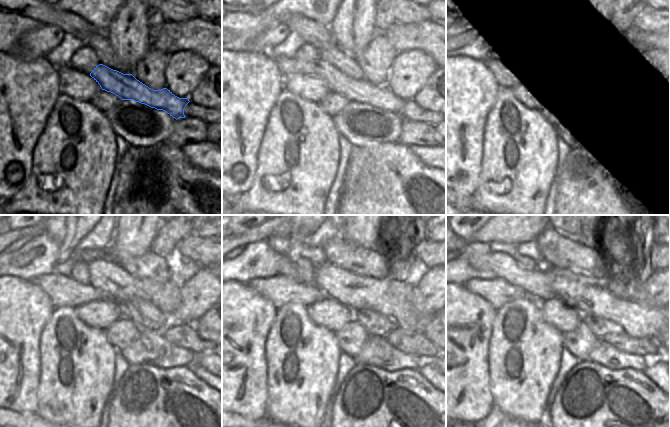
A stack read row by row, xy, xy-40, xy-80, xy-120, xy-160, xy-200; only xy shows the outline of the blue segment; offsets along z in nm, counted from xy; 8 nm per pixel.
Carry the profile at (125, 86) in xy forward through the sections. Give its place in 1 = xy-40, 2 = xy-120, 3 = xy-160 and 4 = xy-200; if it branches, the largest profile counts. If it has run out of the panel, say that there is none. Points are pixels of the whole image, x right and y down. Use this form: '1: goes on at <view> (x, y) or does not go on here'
1: goes on at xy-40 (361, 91)
2: goes on at xy-120 (62, 290)
3: goes on at xy-160 (279, 290)
4: goes on at xy-200 (498, 292)

